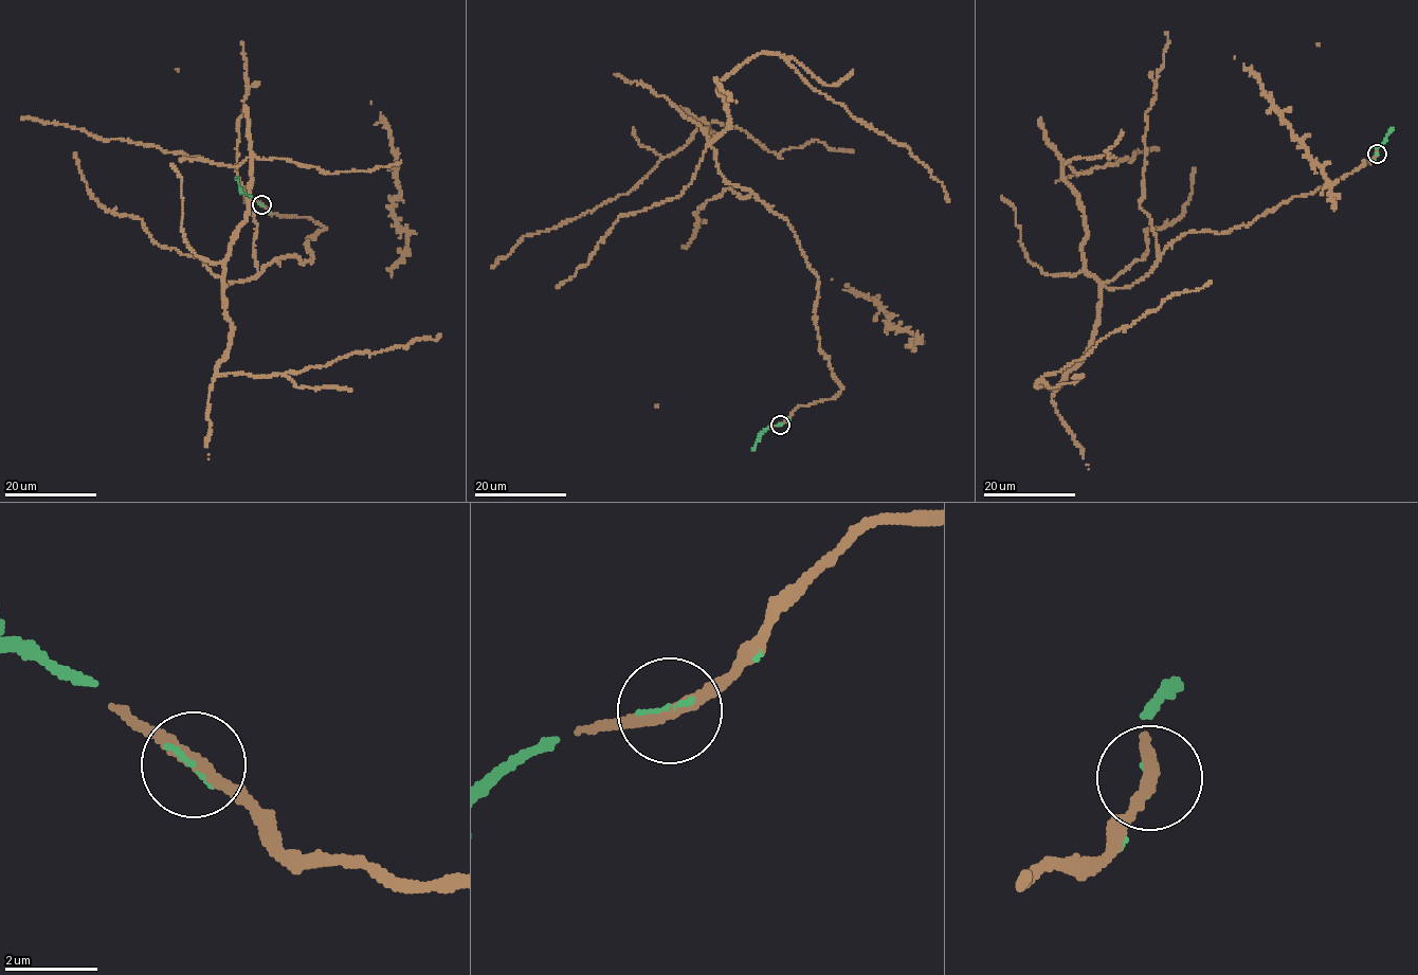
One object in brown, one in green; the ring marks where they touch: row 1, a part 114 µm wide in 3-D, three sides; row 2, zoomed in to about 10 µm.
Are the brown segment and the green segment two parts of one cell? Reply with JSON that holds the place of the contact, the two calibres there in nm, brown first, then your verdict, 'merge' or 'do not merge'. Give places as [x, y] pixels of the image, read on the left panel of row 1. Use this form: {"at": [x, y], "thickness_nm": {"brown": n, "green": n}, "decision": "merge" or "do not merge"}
{"at": [261, 204], "thickness_nm": {"brown": 280, "green": 90}, "decision": "merge"}

